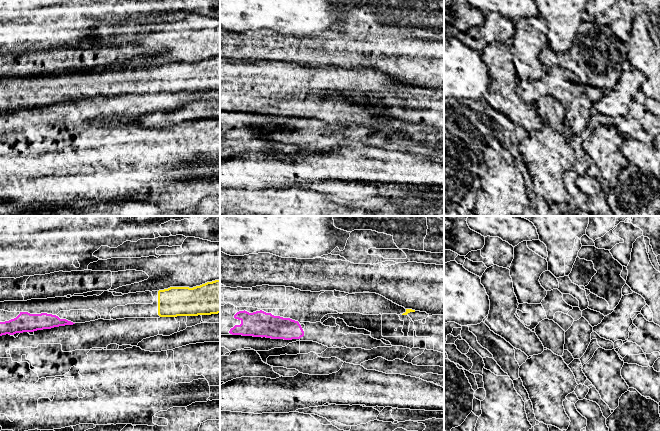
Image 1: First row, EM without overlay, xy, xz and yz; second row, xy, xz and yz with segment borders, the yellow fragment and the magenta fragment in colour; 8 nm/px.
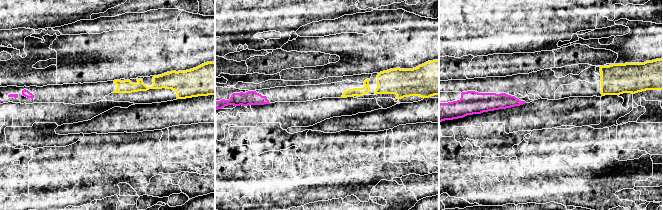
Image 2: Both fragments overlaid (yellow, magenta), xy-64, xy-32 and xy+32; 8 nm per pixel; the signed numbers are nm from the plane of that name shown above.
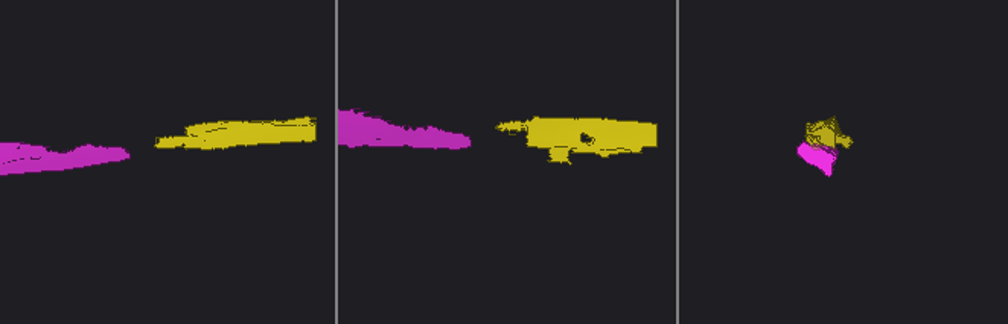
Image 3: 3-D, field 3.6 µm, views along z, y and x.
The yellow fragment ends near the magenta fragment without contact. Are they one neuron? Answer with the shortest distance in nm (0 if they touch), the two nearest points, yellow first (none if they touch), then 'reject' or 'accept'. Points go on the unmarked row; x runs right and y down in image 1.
gap 700 nm; span xy (158, 90), (74, 99); accept

